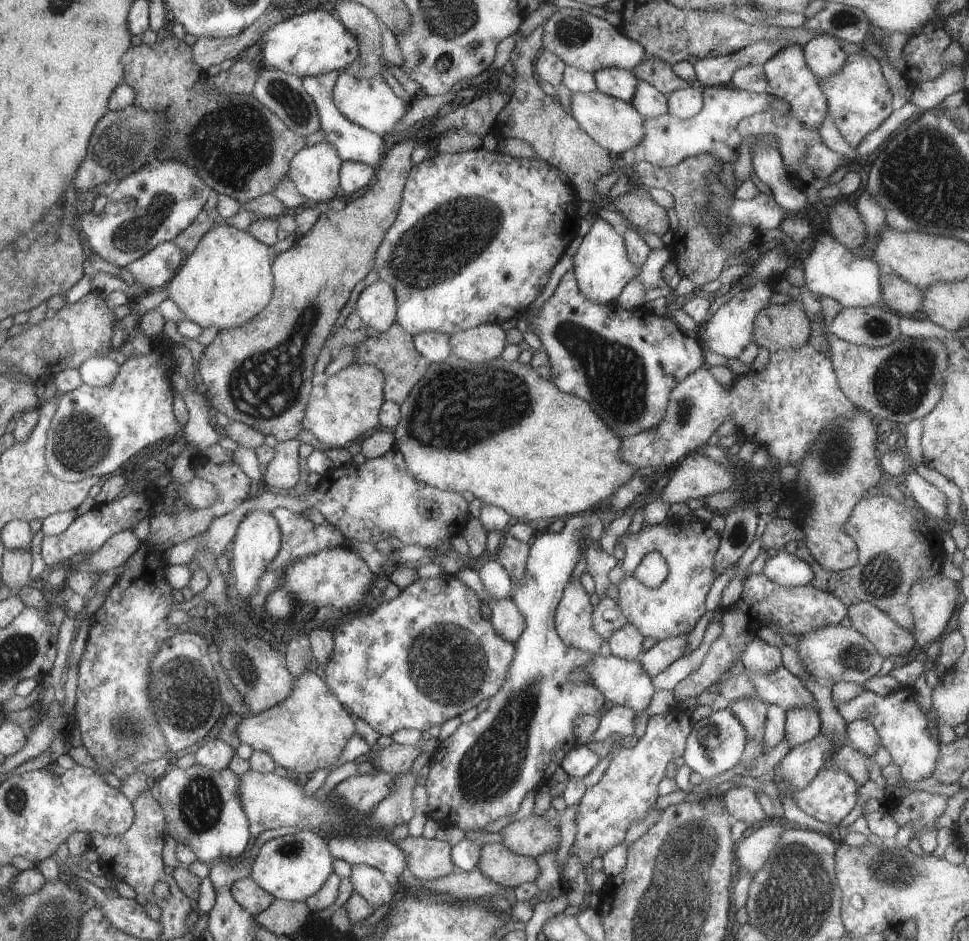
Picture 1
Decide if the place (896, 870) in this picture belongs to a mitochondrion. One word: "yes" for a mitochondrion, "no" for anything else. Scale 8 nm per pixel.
yes

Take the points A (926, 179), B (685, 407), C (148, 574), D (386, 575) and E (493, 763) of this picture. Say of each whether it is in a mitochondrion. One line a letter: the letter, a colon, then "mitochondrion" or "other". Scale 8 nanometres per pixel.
A: mitochondrion
B: mitochondrion
C: other
D: other
E: mitochondrion

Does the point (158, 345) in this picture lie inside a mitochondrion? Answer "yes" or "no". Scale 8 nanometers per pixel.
no

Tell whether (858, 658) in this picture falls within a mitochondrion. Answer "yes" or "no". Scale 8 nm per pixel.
yes

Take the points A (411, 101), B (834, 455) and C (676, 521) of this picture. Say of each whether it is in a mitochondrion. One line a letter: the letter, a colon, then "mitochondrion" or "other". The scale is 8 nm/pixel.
A: other
B: mitochondrion
C: other

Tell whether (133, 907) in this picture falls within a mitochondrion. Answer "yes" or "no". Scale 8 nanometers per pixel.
no

